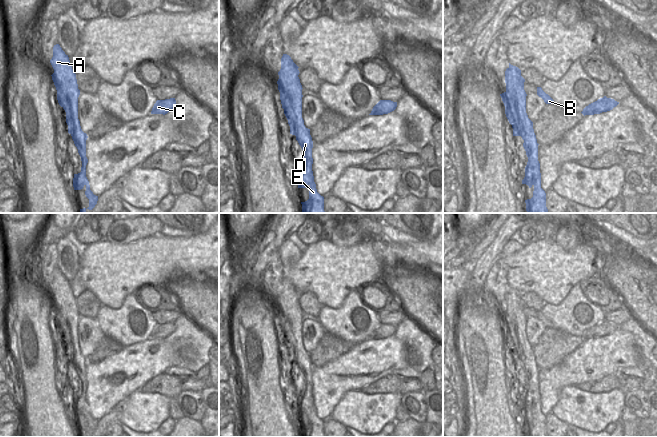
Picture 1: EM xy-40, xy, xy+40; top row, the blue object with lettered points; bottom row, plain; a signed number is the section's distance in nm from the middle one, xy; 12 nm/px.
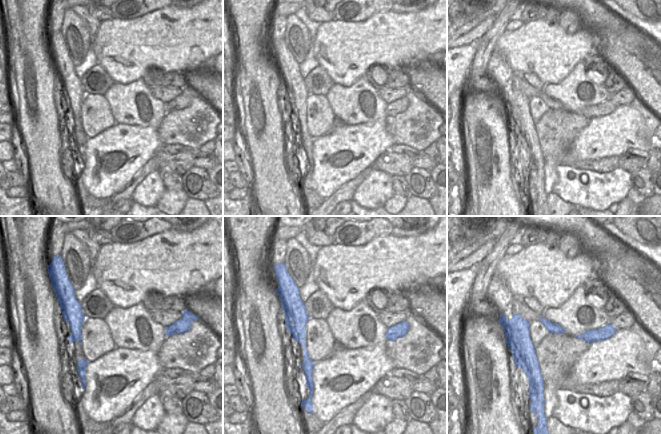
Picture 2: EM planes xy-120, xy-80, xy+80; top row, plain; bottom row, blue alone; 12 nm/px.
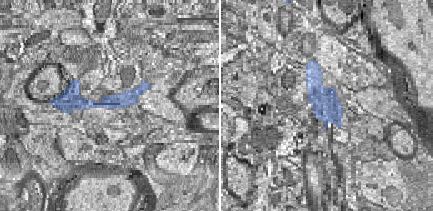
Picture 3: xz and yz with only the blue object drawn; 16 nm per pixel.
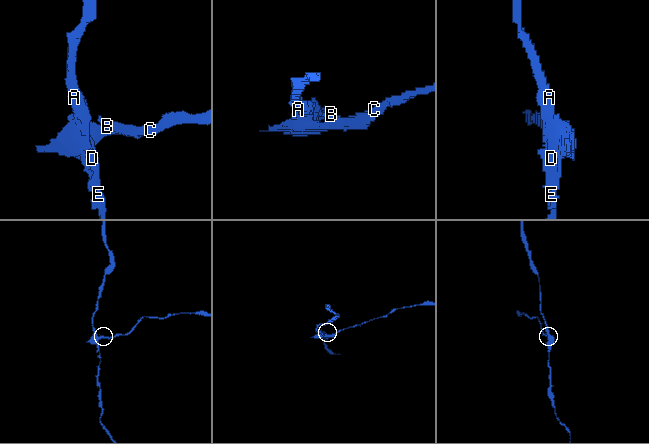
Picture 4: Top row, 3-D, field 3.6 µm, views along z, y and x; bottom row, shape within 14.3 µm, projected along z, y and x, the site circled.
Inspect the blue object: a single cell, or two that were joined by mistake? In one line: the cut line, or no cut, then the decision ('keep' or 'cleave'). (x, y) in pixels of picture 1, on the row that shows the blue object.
xy+40 (504, 102), (507, 102), (516, 114), (513, 125) | cleave

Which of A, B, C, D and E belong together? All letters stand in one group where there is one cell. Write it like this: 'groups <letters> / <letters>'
groups A D E / B C

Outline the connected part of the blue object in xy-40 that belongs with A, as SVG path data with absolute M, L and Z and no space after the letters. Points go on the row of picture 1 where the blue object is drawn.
M59 44L53 47L53 57L50 63L54 69L51 75L57 90L57 100L61 107L65 104L69 106L66 112L66 123L68 125L68 133L72 136L78 153L81 157L81 172L74 174L73 187L74 190L81 190L86 187L85 195L89 199L89 207L92 210L98 201L98 196L94 195L90 190L89 181L86 177L86 165L88 159L86 157L86 140L87 134L84 133L78 119L78 97L80 90L78 89L76 74L73 72L68 55L62 50Z

